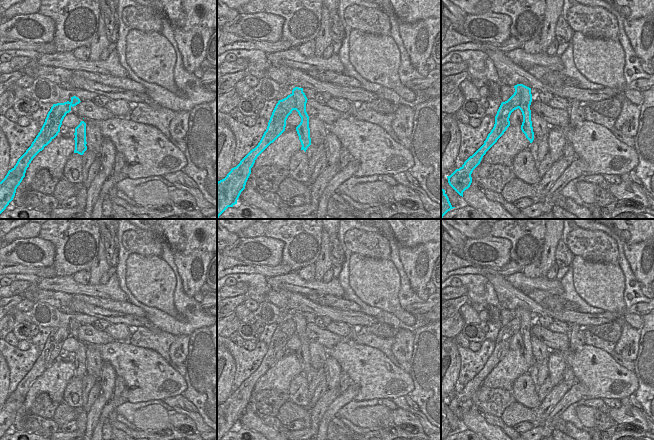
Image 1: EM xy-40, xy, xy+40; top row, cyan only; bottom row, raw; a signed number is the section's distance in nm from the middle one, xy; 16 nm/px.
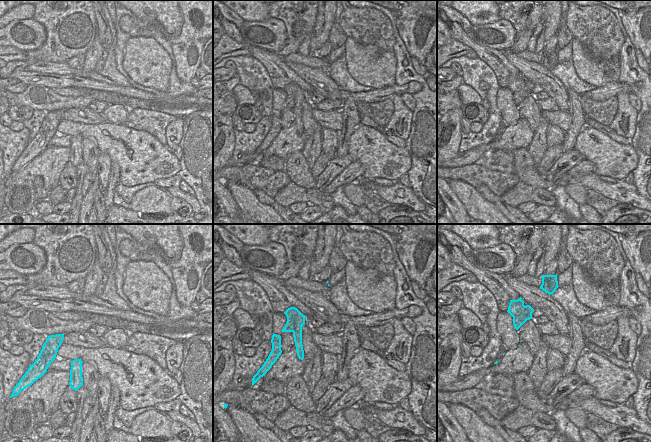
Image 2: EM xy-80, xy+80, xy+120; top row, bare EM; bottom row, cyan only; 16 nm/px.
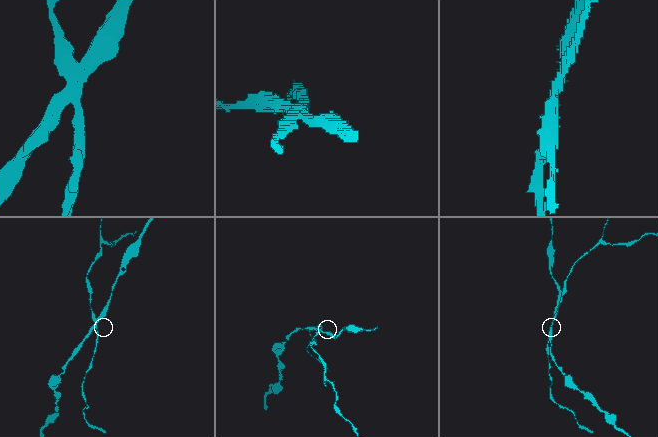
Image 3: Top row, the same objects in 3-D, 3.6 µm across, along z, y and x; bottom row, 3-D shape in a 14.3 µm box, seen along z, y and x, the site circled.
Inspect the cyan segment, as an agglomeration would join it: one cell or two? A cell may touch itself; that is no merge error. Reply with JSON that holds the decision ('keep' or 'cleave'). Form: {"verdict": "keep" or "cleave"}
{"verdict": "cleave"}

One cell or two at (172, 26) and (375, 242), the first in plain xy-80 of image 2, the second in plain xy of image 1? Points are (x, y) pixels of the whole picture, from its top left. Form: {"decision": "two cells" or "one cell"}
{"decision": "two cells"}

